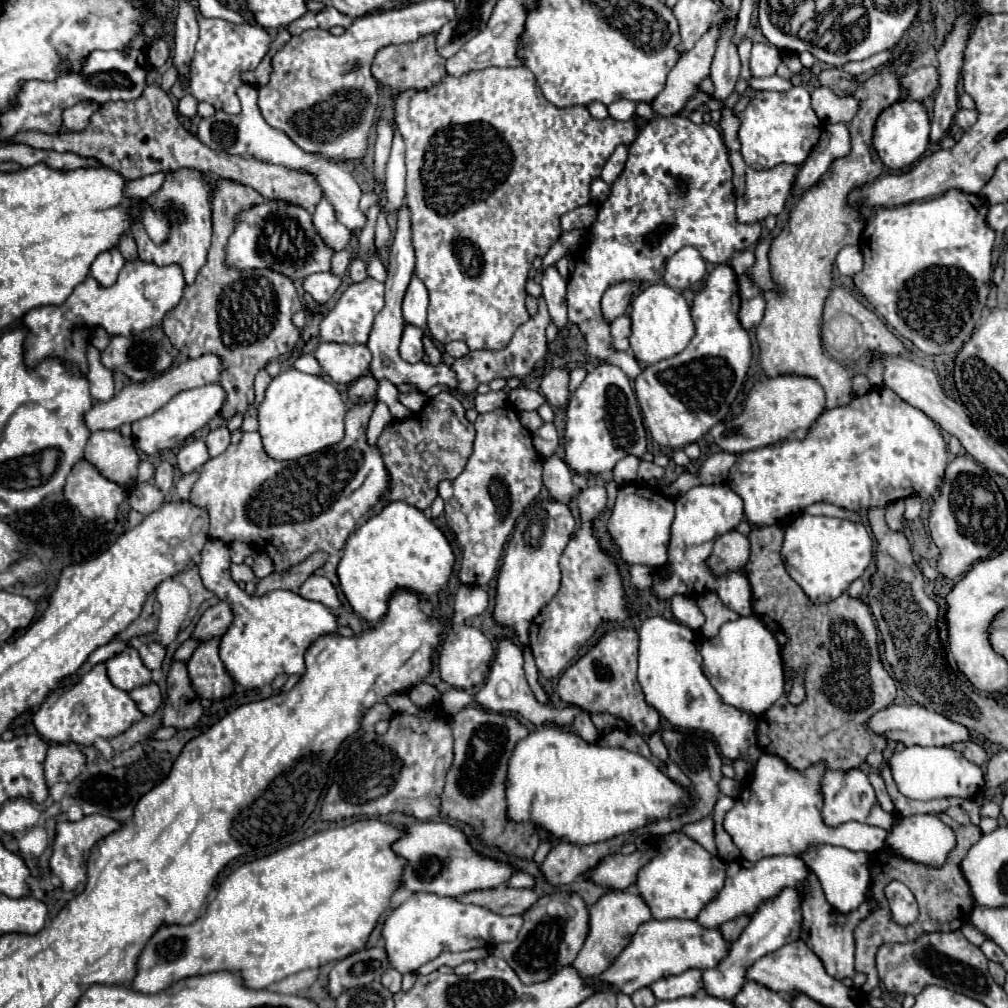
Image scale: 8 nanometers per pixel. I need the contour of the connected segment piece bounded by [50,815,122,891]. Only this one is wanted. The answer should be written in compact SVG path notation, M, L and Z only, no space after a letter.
M86 815L84 819L72 823L72 821L60 821L56 825L56 841L54 841L54 853L50 857L50 869L62 879L62 887L66 891L76 891L86 881L86 861L90 847L100 841L102 837L110 835L112 831L120 829L122 825L106 815Z

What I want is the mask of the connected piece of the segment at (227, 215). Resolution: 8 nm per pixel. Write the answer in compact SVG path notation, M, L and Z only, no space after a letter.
M220 179L214 183L214 199L212 199L214 235L212 235L212 245L208 249L208 261L198 271L196 281L186 287L184 299L180 301L180 305L174 311L170 311L162 323L162 329L164 329L166 337L170 339L172 347L176 347L186 357L198 357L202 353L216 353L226 363L226 369L224 369L222 379L220 379L220 385L228 393L228 399L222 407L224 417L232 417L234 413L242 413L254 401L254 377L256 377L256 373L266 365L266 361L276 359L278 355L290 353L294 349L296 341L300 339L300 331L292 325L290 317L302 309L302 303L298 297L298 289L294 287L294 283L288 277L278 275L276 271L270 271L270 269L236 271L236 269L224 267L226 241L234 229L232 217L236 213L240 213L242 209L248 209L248 207L262 203L262 201L264 201L264 197L258 191L238 183L234 179Z

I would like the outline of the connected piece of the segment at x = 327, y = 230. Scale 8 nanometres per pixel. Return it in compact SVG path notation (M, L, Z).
M320 199L316 211L314 211L314 227L322 235L322 239L334 249L340 251L350 241L350 229L346 229L342 223L338 223L334 215L334 207L330 207L328 199Z

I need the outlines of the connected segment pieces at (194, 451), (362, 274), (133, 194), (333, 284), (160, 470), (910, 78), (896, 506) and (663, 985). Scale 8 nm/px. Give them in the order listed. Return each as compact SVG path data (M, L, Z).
M194 439L178 451L176 459L178 459L178 469L182 473L190 473L194 469L200 469L202 463L206 463L210 459L210 455L208 455L206 443L202 439Z
M354 259L352 263L350 263L350 277L352 277L352 281L354 283L360 283L360 281L364 281L366 277L368 277L368 273L366 273L366 265L362 263L362 261L358 261L358 259Z
M154 173L154 175L148 175L148 177L142 177L142 179L136 179L136 181L128 181L126 187L124 187L124 195L126 199L132 199L132 201L144 201L148 199L164 181L164 173Z
M330 271L314 273L304 279L304 291L308 291L318 303L326 303L336 293L340 283L342 283L342 279Z
M162 461L158 467L156 467L156 475L154 475L154 483L160 491L168 493L172 483L174 483L174 467L168 463L168 461Z
M932 65L920 67L900 77L900 85L910 91L910 97L914 101L924 101L930 95L934 95L934 91L938 89L938 83L940 83L940 75L938 75L938 69Z
M894 501L886 507L886 523L892 531L898 531L904 521L904 501Z
M688 969L682 975L662 977L650 985L656 999L694 997L702 987L704 987L704 983L702 983L702 971L700 969Z

